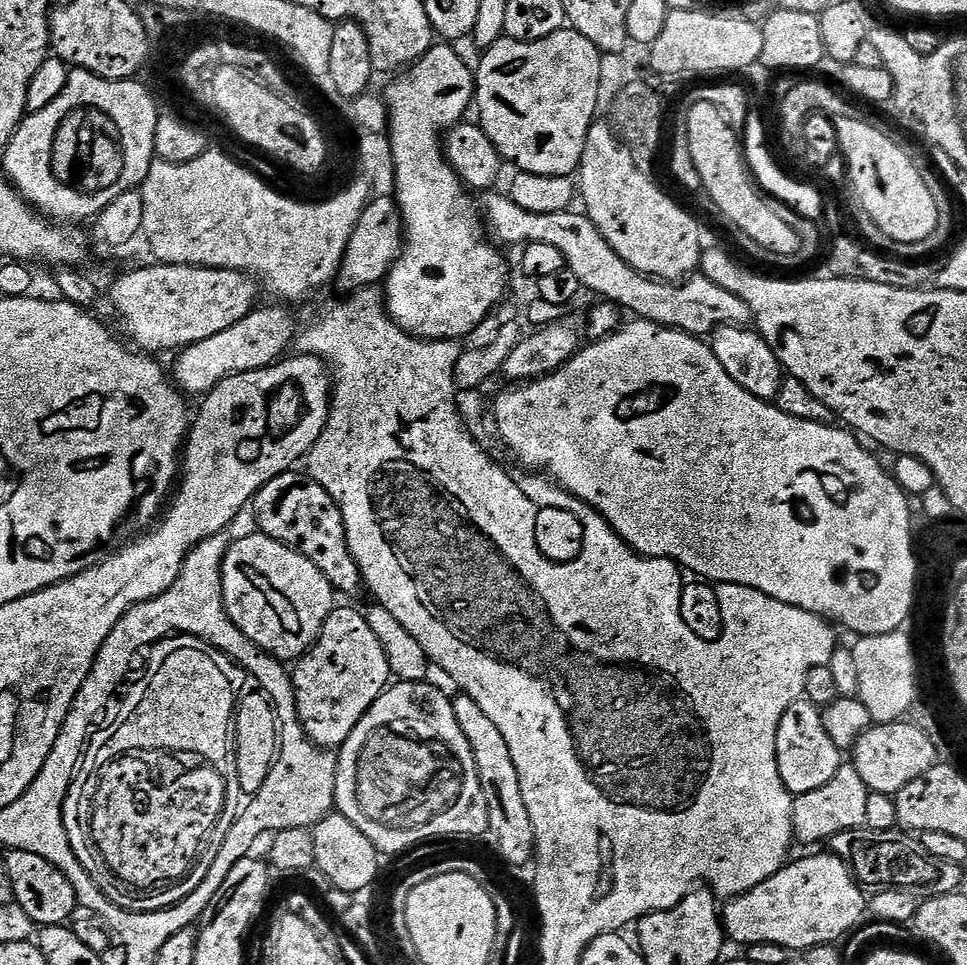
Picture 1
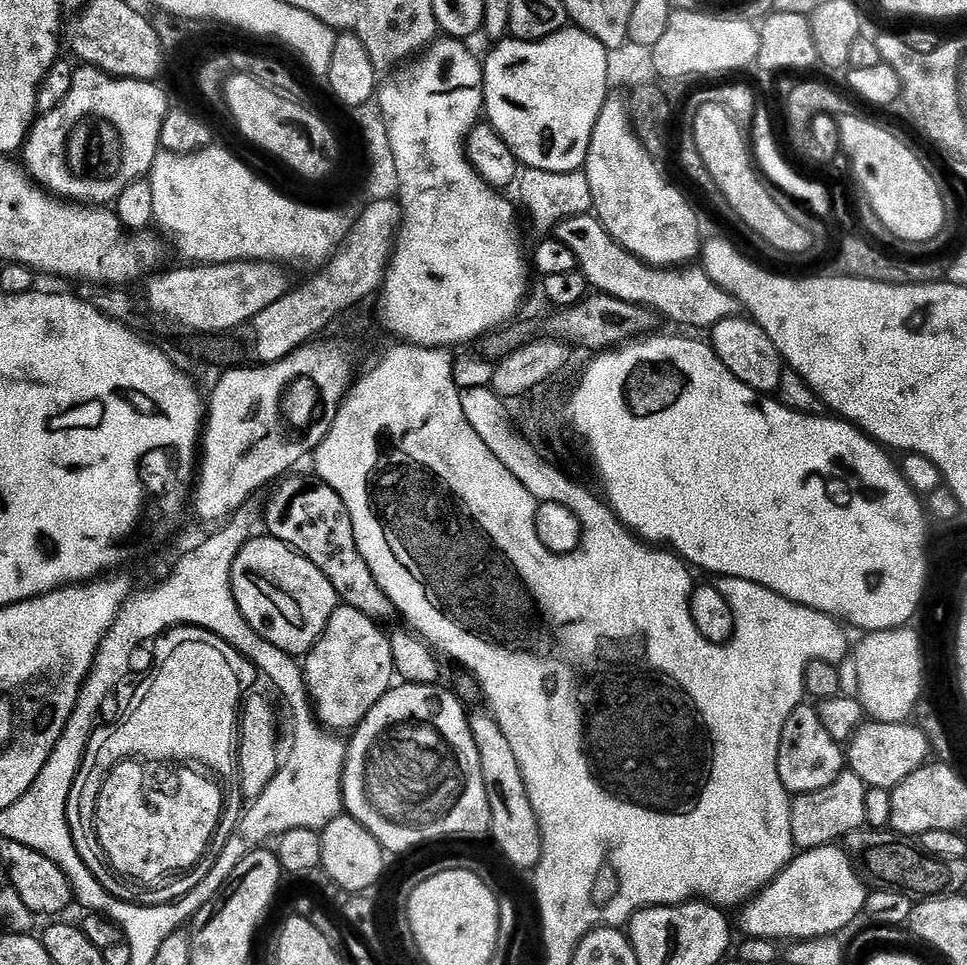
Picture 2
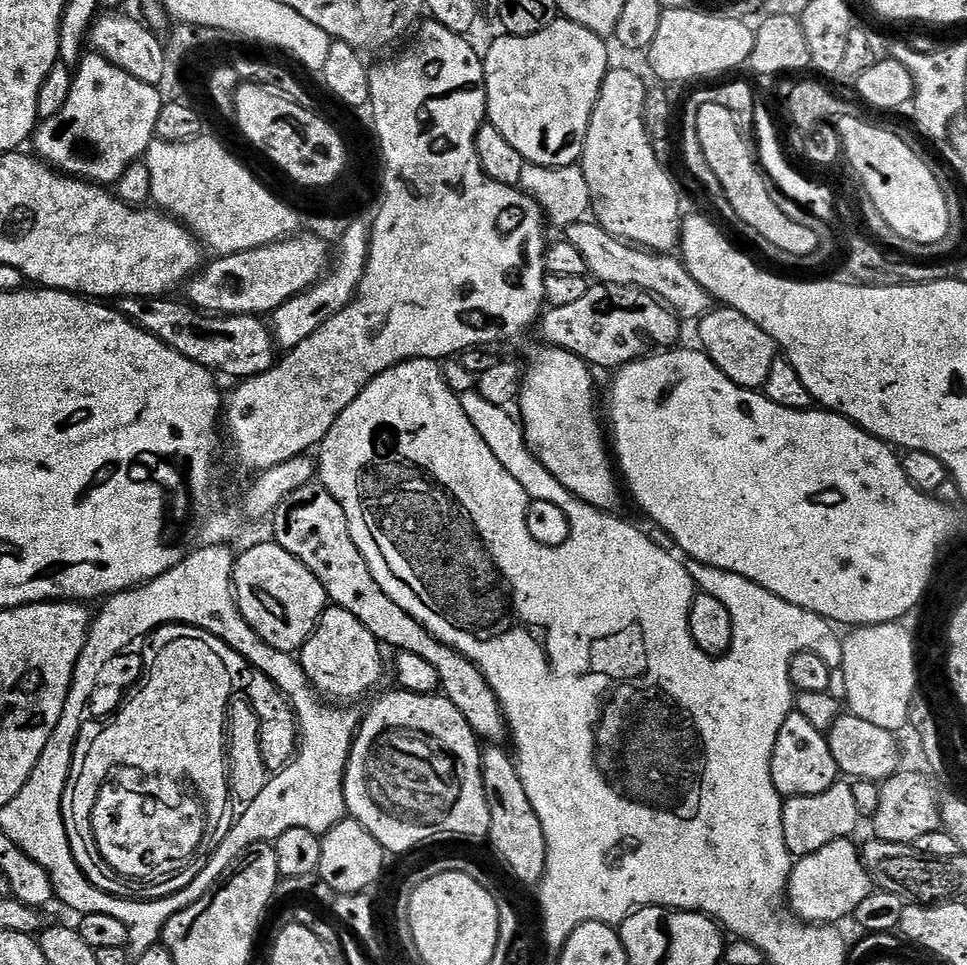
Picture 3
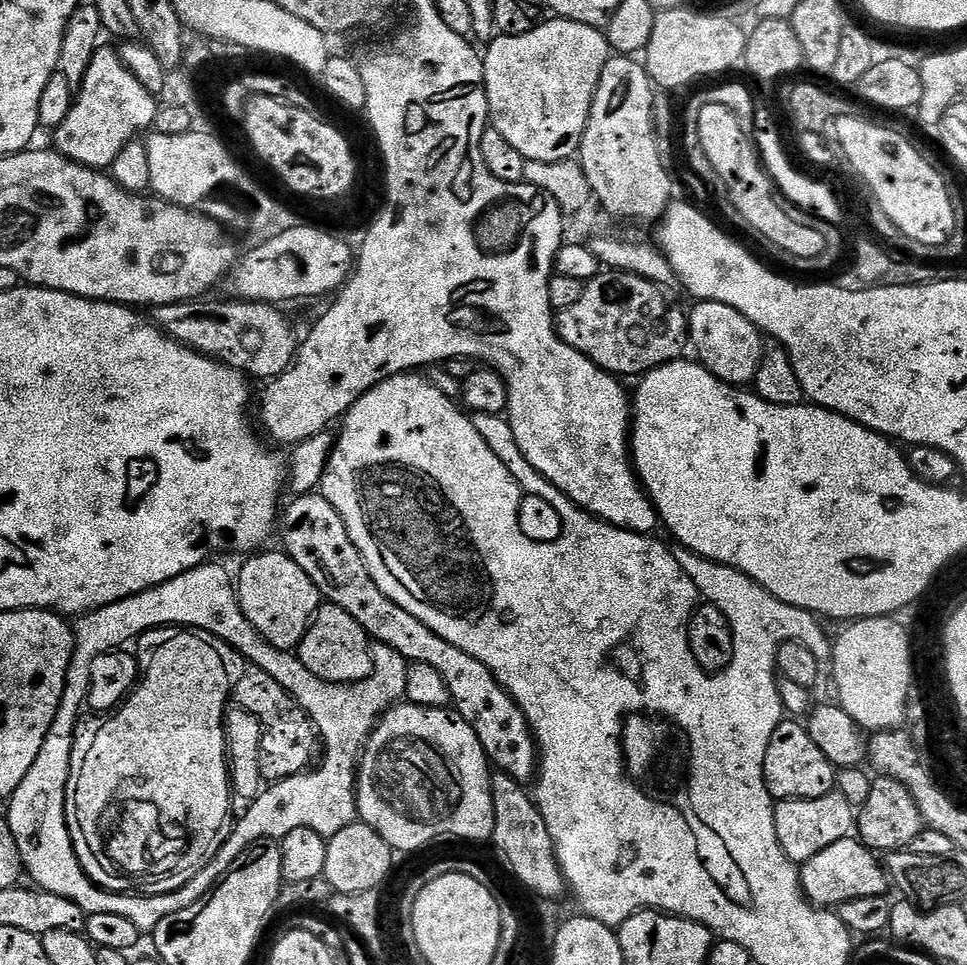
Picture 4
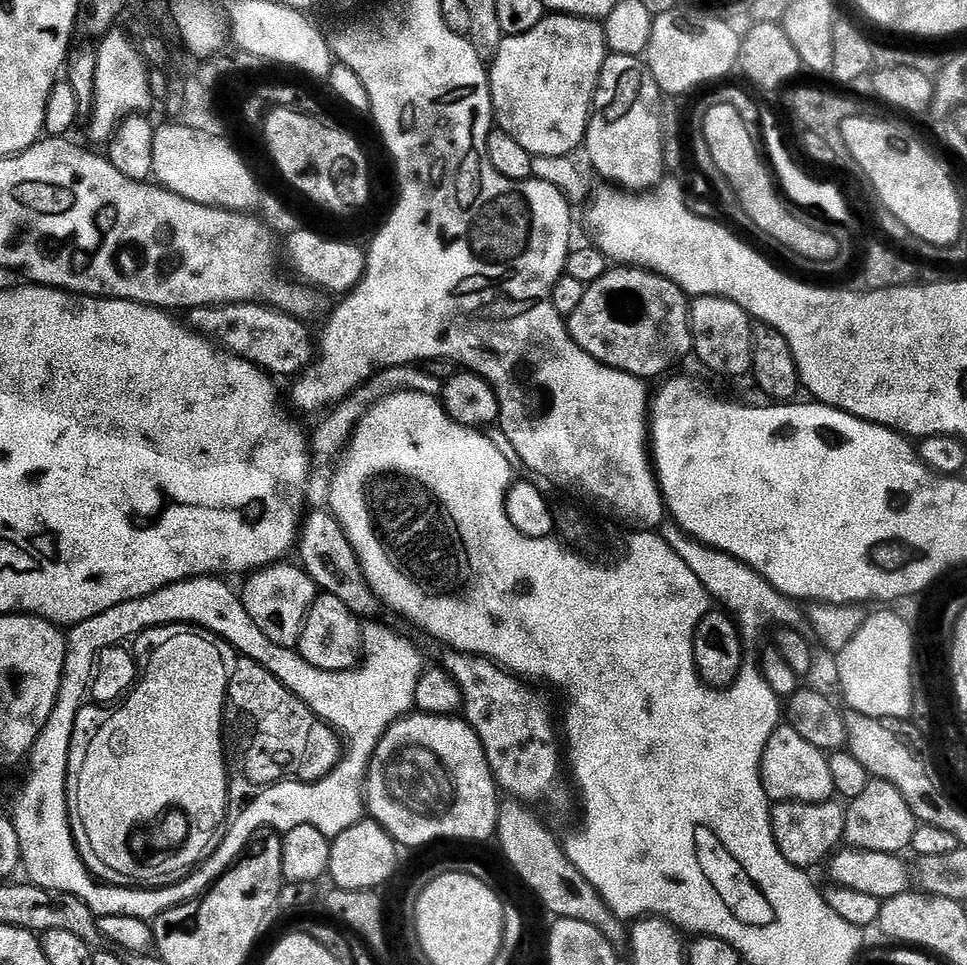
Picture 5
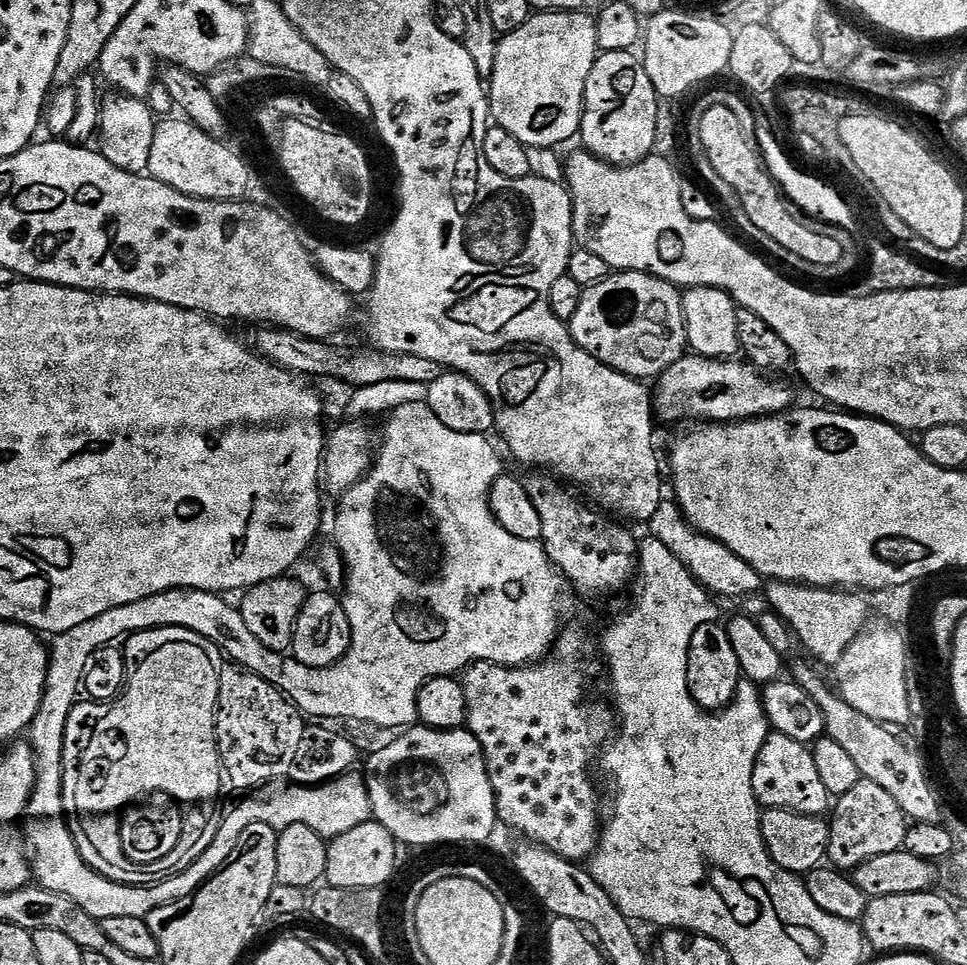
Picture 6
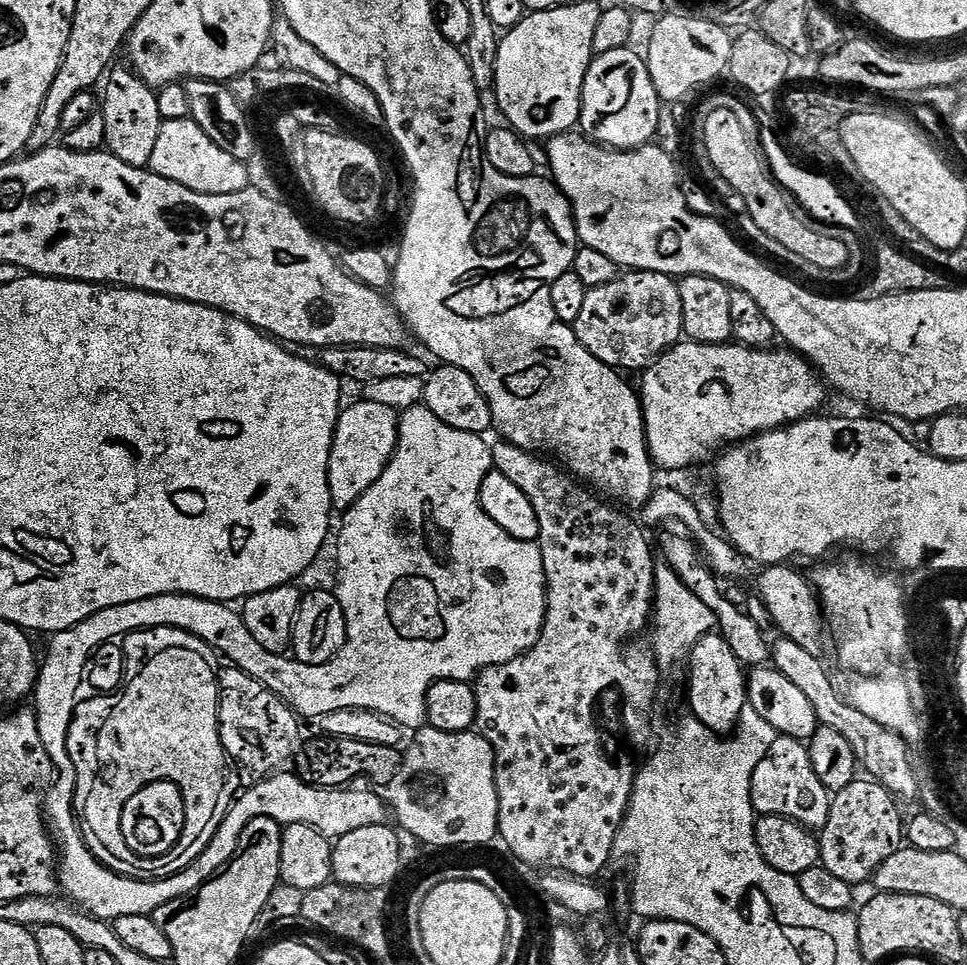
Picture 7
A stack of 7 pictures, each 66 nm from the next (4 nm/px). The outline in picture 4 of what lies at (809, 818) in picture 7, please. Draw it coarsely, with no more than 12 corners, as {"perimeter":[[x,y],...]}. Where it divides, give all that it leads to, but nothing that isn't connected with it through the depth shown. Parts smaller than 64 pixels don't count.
{"perimeter":[[799,719],[770,738],[773,801],[822,798],[837,771]]}

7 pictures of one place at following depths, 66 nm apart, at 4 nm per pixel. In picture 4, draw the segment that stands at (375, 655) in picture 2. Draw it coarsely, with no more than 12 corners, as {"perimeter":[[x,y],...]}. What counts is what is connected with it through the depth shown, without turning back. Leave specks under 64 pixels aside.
{"perimeter":[[323,603],[298,649],[309,676],[372,674],[368,633]]}

